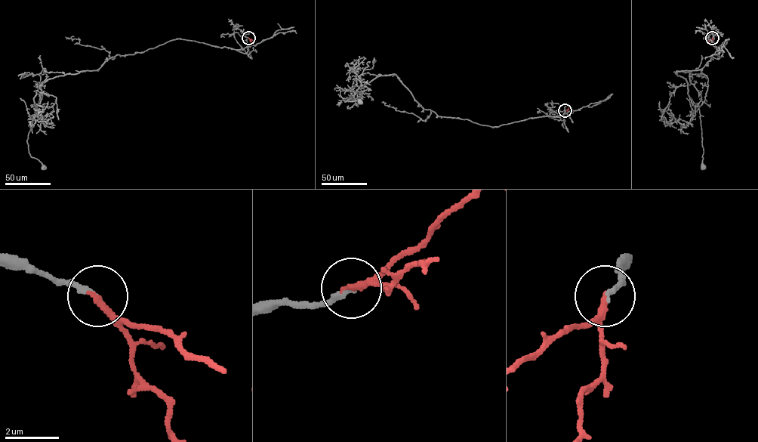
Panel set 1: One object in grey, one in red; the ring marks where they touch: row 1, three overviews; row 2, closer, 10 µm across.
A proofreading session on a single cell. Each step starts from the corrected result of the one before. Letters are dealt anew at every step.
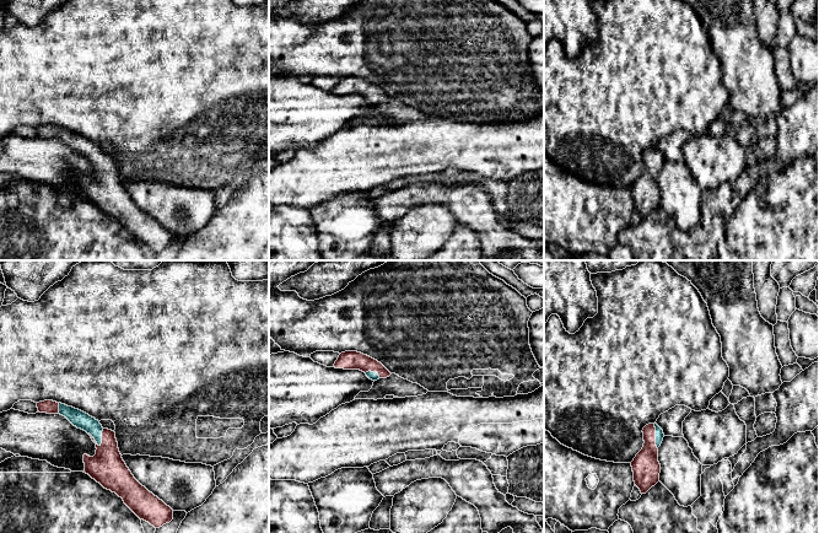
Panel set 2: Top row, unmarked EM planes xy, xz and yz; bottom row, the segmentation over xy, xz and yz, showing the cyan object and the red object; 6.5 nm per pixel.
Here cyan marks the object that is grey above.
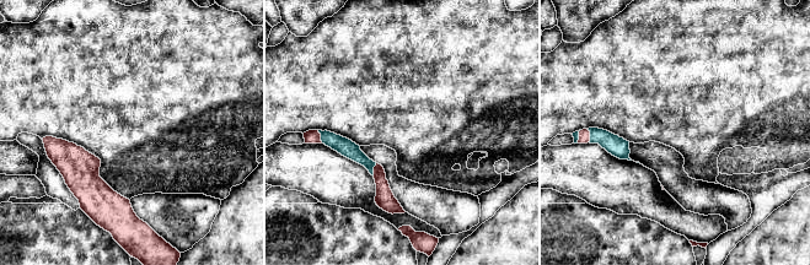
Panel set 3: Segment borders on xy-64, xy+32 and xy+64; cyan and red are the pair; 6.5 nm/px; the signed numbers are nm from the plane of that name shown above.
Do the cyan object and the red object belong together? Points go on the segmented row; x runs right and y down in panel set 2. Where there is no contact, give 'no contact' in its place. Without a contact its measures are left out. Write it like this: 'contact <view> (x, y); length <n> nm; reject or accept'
contact xy (95, 440); length 120 nm; accept

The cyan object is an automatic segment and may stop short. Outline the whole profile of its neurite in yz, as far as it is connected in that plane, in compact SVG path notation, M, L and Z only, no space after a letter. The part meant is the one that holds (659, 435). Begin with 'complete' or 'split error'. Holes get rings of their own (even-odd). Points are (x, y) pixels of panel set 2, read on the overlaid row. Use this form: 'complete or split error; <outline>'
split error; M654 422L643 427L643 447L631 462L635 485L641 494L646 494L659 481L661 464L658 462L658 447L664 434Z

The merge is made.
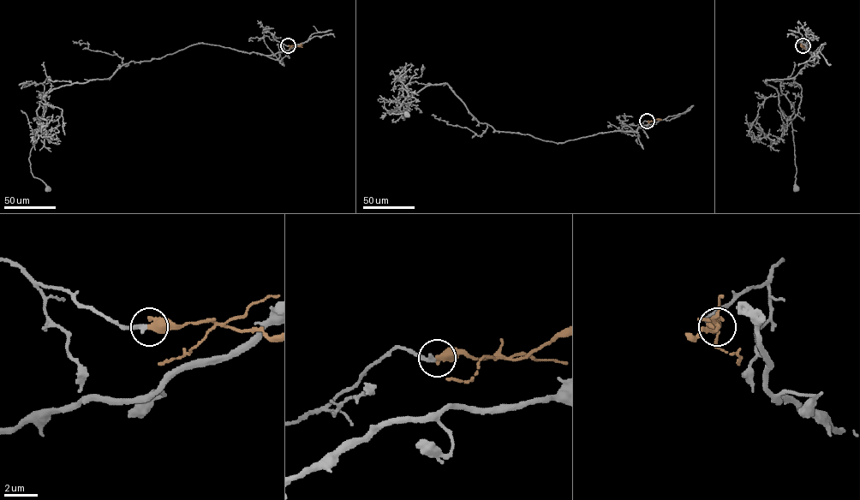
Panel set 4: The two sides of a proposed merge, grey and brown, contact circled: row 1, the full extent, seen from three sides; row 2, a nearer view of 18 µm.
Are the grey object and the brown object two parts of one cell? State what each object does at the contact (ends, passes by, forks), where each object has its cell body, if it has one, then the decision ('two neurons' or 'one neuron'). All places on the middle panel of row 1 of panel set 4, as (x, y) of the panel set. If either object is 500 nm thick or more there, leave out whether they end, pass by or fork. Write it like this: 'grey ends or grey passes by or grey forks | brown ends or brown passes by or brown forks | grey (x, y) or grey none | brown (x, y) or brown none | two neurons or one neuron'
grey (407, 114) | brown none | one neuron

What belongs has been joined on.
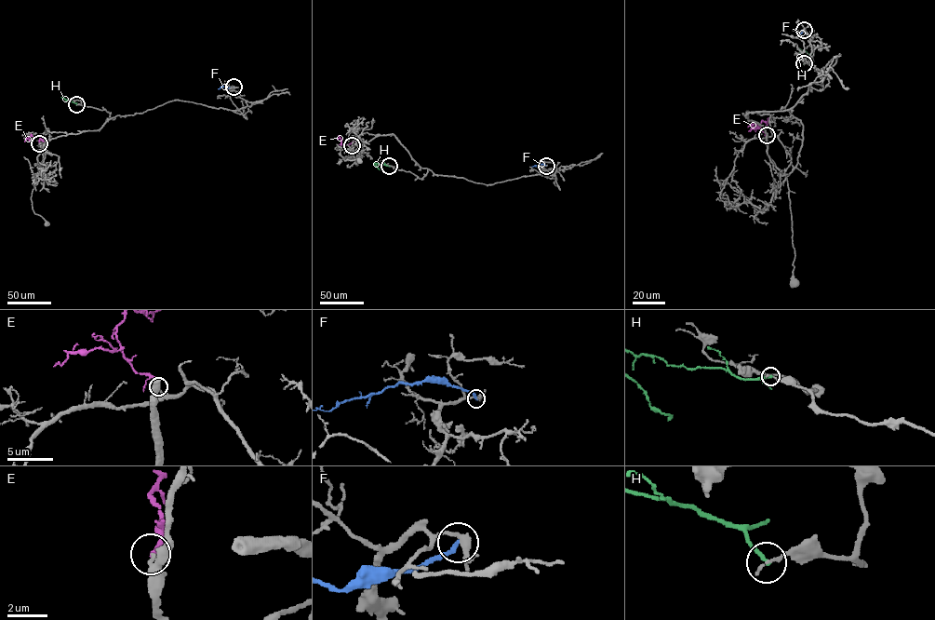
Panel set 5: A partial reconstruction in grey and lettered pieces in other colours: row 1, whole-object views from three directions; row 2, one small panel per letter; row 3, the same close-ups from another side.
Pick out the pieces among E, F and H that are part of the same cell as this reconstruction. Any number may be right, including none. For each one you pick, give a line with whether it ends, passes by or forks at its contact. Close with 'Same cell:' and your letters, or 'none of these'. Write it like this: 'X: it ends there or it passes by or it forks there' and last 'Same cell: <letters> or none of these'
E: it ends there
Same cell: E

